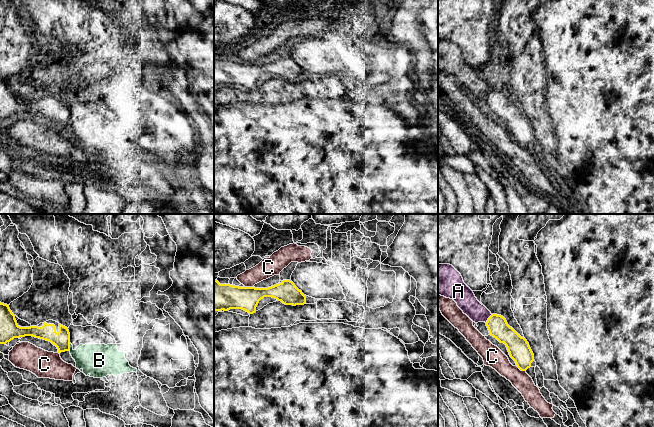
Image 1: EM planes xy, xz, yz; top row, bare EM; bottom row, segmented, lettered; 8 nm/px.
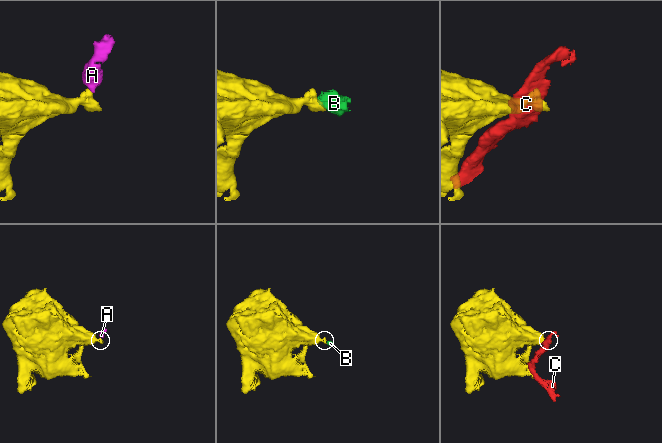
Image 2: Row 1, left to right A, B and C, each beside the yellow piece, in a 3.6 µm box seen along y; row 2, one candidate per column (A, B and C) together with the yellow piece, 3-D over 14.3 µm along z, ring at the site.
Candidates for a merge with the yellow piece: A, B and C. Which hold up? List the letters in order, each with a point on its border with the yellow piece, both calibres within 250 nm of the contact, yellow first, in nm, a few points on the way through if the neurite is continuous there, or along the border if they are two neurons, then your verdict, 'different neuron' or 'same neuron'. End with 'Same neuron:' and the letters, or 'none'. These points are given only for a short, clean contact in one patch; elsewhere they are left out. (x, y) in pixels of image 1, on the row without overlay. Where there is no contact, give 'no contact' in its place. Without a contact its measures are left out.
A: contact yz (488, 94); calibres 160 and 160 nm; border yz (492, 90), (485, 98); different neuron
B: contact xy (69, 123); calibres 140 and 260 nm; border xy (70, 119), (69, 126); different neuron
C: contact yz (521, 146); calibres 180 and 160 nm; different neuron
Same neuron: none

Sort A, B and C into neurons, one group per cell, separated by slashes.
A B / C

